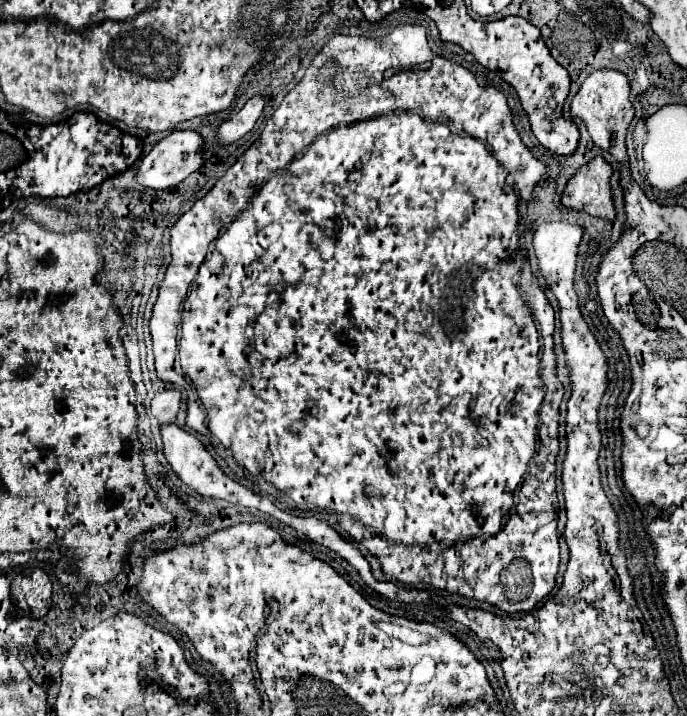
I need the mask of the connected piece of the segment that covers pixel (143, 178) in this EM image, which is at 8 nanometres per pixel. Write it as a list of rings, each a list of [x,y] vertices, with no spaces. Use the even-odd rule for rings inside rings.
[[[172,131],[168,137],[164,137],[162,141],[158,141],[154,145],[154,149],[142,159],[140,163],[140,171],[138,171],[138,183],[150,189],[168,189],[178,185],[180,181],[184,181],[190,173],[198,171],[204,163],[204,139],[200,137],[200,133],[196,131]]]

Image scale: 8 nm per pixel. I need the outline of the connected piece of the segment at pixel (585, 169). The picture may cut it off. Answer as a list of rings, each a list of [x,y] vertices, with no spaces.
[[[594,157],[568,179],[560,197],[562,205],[596,217],[614,219],[612,193],[608,185],[610,175],[612,167],[604,161],[604,157]]]

